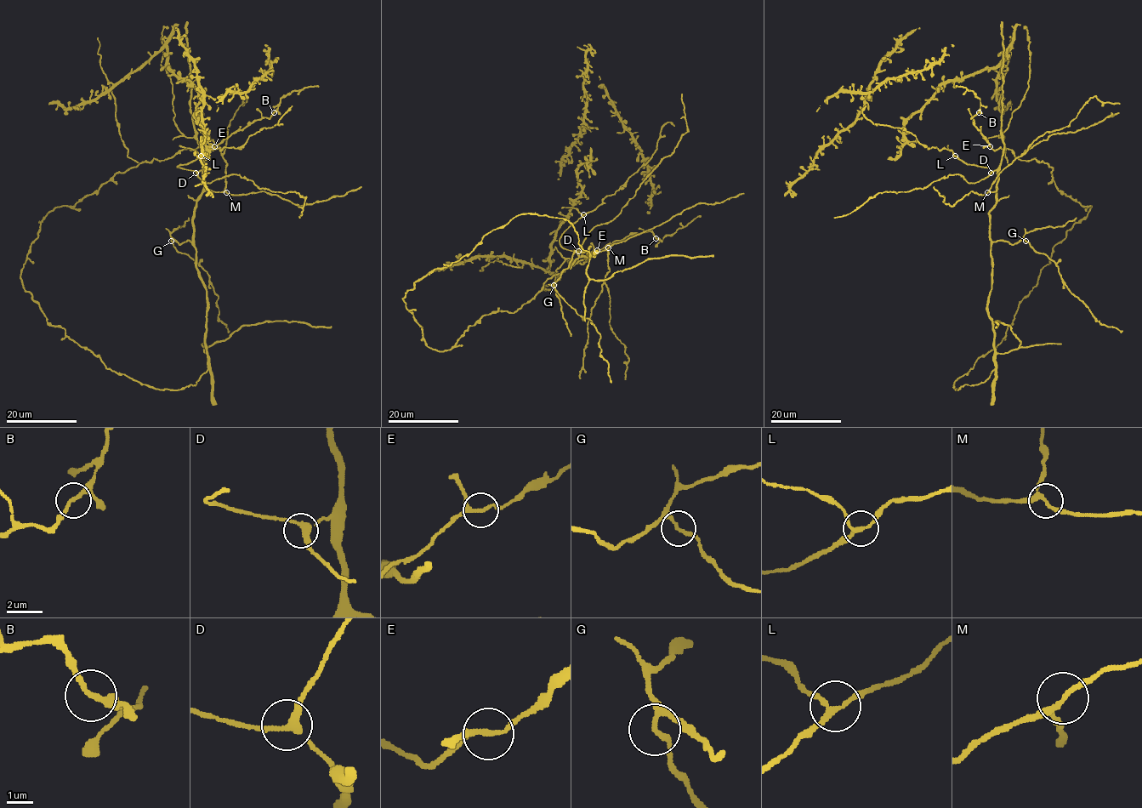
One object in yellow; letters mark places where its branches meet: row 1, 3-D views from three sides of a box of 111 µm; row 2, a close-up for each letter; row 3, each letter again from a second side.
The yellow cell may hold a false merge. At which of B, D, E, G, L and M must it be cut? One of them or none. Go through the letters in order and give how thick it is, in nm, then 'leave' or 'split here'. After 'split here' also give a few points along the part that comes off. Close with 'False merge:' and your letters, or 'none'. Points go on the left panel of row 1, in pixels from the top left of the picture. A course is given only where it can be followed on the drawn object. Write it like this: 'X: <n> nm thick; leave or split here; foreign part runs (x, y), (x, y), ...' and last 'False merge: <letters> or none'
B: 170 nm thick; leave
D: 260 nm thick; leave
E: 160 nm thick; leave
G: 160 nm thick; leave
L: 180 nm thick; leave
M: 180 nm thick; leave
False merge: none

